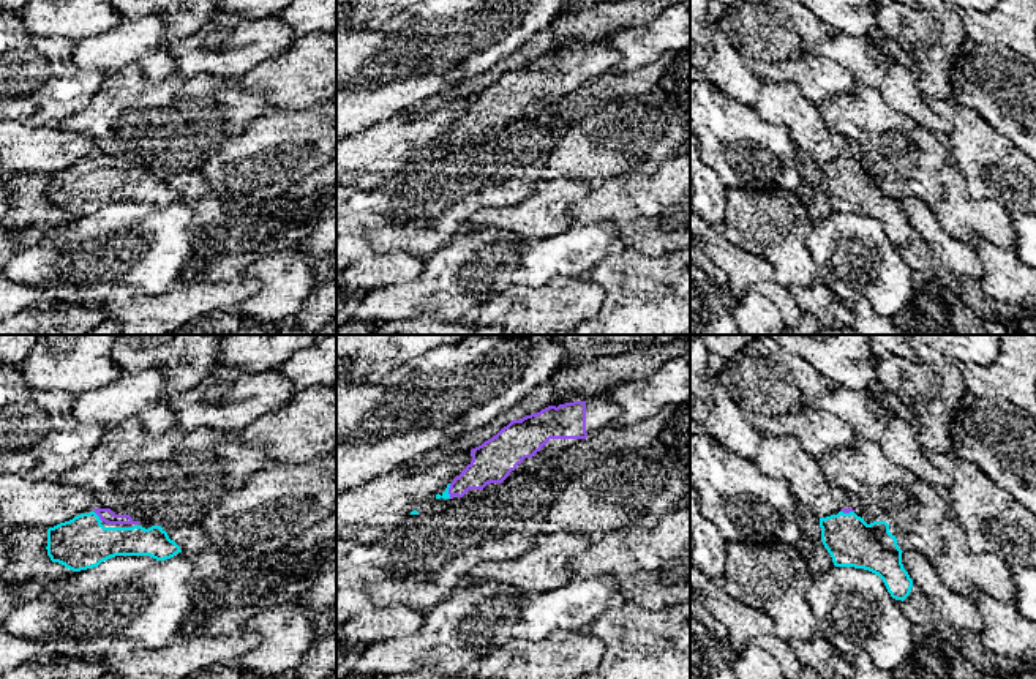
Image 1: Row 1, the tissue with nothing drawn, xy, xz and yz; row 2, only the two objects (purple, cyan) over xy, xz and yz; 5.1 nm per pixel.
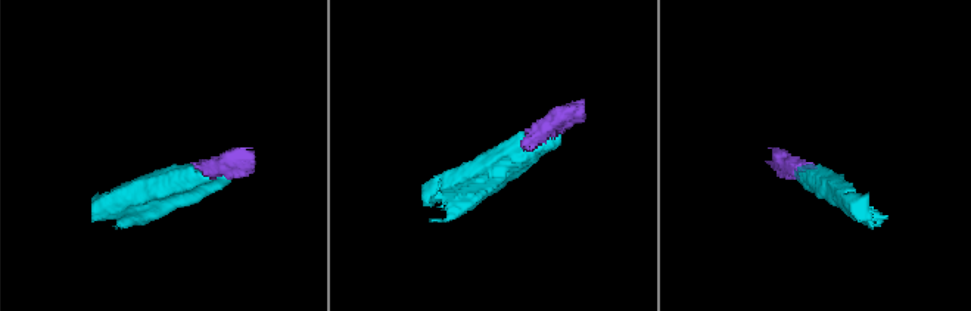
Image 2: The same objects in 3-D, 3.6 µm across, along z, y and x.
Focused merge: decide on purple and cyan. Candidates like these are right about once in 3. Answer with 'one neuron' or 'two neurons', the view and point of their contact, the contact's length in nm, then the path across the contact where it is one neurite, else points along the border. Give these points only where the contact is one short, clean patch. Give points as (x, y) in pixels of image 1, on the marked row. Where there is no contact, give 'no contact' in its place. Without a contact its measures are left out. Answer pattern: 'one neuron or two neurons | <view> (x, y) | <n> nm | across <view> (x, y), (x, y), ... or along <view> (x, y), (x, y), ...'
one neuron | xy (97, 513) | 70 nm

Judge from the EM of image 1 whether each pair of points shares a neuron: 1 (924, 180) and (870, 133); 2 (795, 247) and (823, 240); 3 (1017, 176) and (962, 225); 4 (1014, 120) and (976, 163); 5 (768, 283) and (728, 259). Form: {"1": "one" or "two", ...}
{"1": "one", "2": "two", "3": "two", "4": "two", "5": "one"}

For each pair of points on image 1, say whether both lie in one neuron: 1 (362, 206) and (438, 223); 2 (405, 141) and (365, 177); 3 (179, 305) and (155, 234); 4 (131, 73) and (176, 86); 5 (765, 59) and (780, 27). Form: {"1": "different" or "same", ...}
{"1": "same", "2": "same", "3": "different", "4": "same", "5": "same"}

